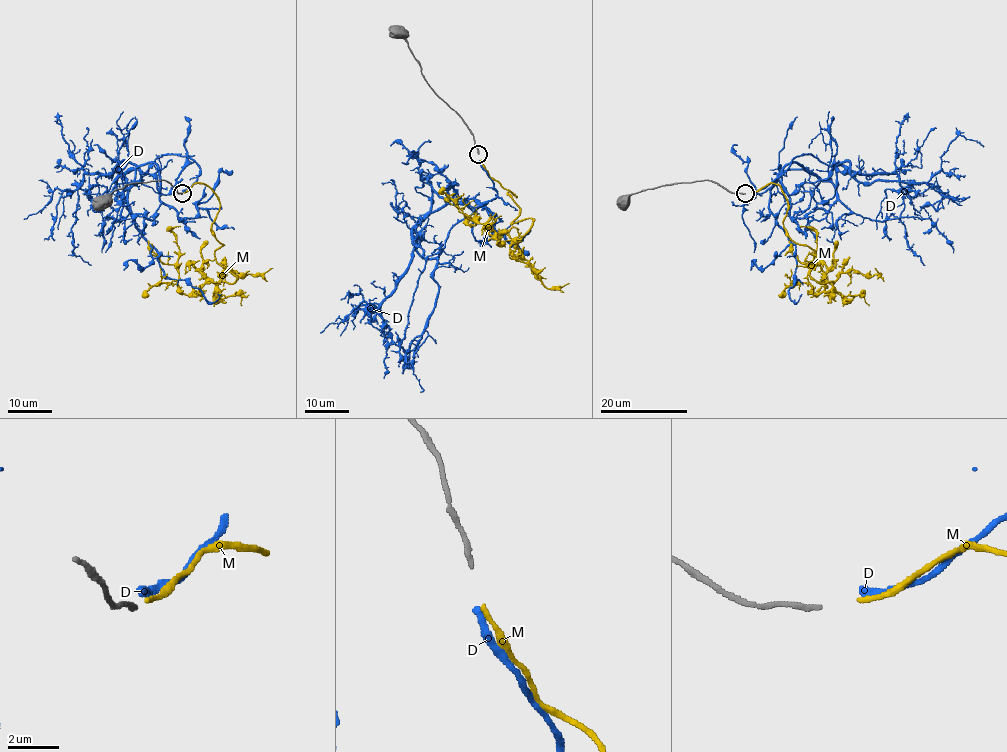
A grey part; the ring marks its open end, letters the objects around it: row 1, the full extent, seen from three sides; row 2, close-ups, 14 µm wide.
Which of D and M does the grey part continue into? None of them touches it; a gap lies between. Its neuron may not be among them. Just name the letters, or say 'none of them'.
M

